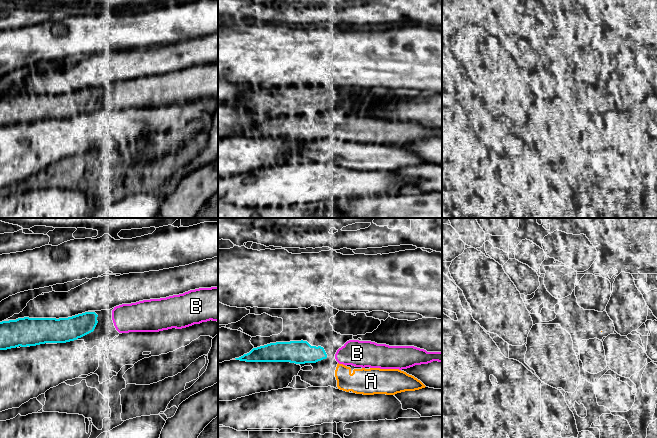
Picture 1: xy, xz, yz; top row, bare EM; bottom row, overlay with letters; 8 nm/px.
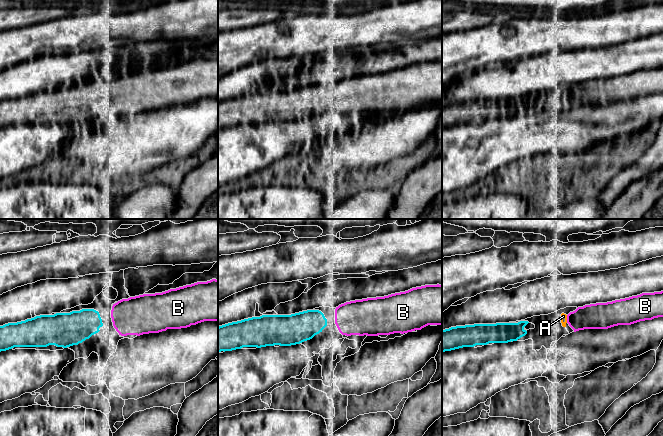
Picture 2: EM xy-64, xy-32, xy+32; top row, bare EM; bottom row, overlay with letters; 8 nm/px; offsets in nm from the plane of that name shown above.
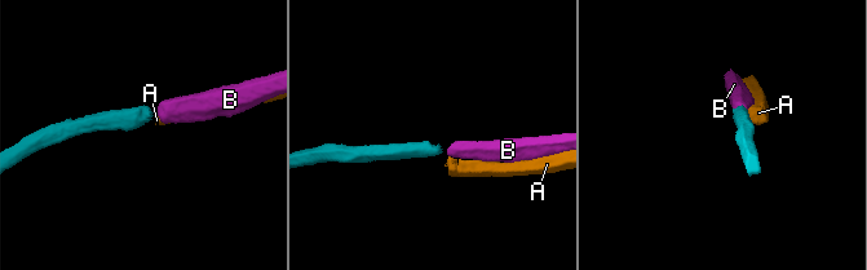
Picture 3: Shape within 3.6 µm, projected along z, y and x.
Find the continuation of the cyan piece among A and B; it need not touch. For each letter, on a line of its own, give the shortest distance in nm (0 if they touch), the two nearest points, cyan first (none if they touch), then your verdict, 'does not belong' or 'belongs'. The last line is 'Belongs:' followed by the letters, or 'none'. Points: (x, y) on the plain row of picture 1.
A: 100 nm | xz (326, 133), (337, 140) | does not belong
B: 70 nm | xz (326, 130), (335, 130) | belongs
Belongs: B

